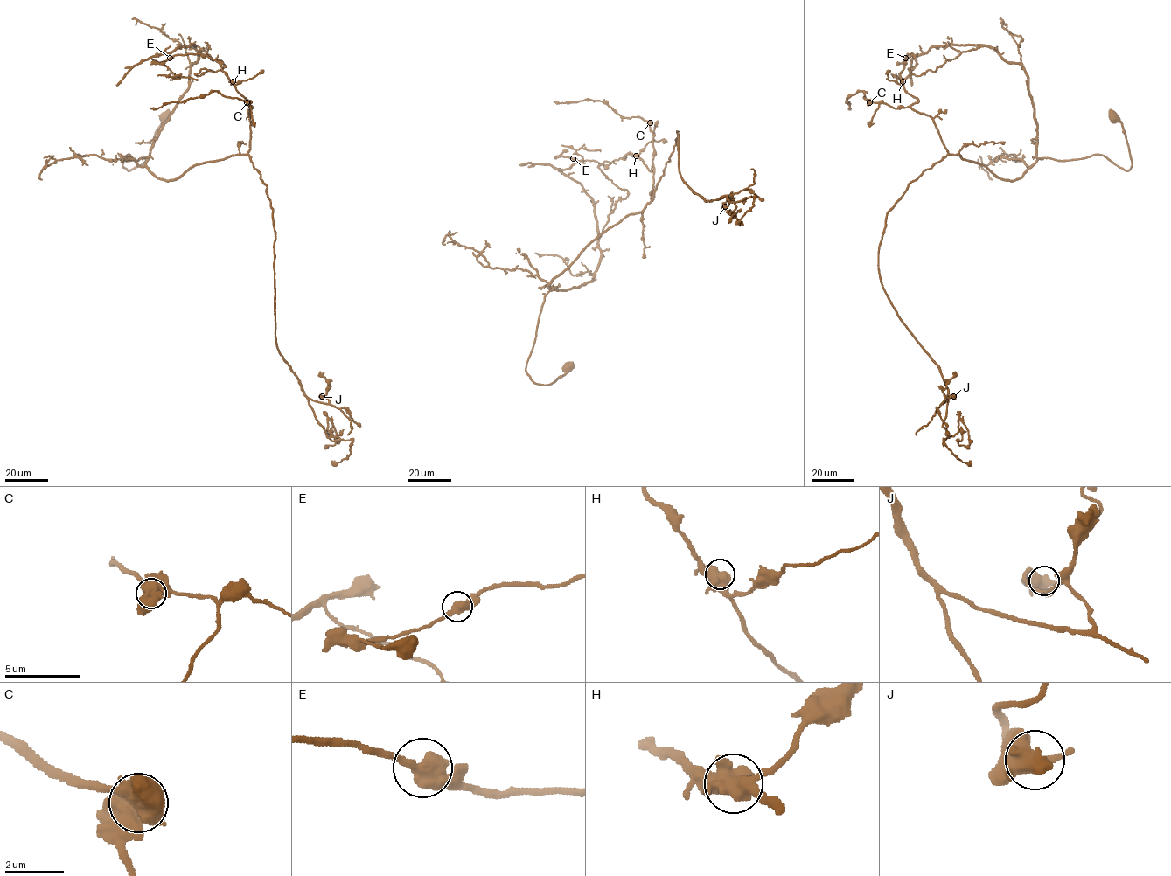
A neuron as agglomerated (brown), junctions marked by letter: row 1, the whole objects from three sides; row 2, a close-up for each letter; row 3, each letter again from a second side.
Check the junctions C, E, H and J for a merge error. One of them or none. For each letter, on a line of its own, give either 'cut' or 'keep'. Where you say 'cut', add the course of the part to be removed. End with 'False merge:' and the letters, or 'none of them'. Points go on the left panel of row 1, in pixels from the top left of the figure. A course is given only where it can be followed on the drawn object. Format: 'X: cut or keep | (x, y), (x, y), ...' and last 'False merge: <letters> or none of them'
C: cut | (247, 102), (212, 91), (198, 97), (150, 108)
E: keep
H: keep
J: keep
False merge: C

